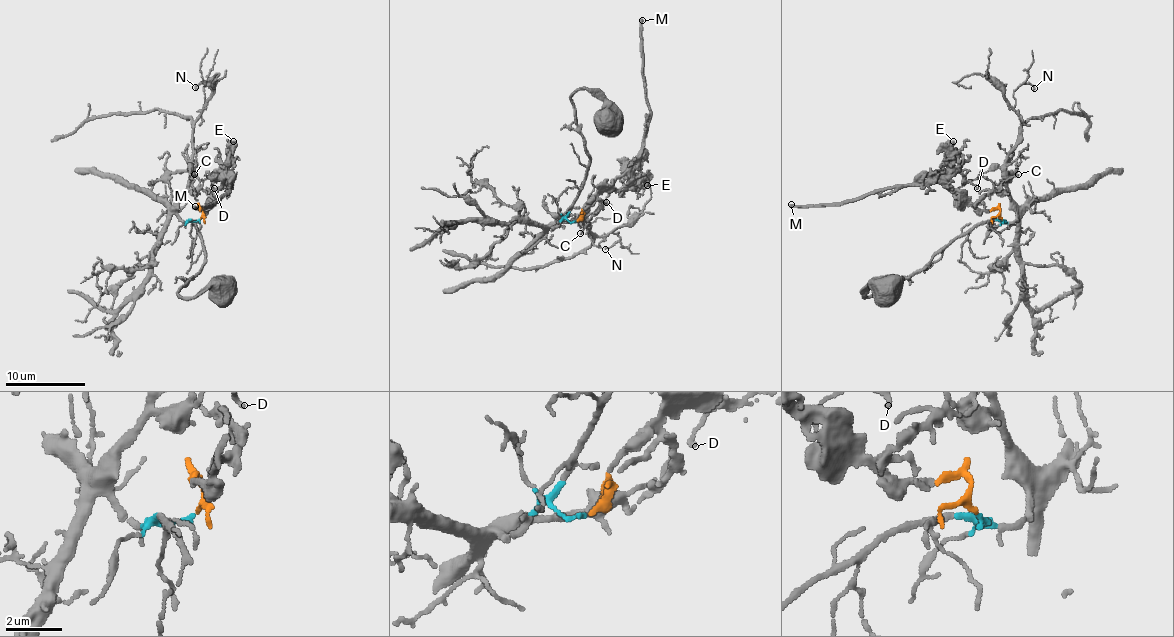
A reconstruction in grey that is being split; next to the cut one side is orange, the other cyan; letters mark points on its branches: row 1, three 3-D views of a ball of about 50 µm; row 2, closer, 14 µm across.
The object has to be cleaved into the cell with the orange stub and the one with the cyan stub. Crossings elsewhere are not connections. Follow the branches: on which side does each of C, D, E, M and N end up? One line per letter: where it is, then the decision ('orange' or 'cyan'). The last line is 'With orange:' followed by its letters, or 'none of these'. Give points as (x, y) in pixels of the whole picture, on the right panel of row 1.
C: place (1018, 174); cyan
D: place (977, 188); orange
E: place (953, 141); orange
M: place (791, 204); orange
N: place (1034, 88); cyan
With orange: D, E, M

